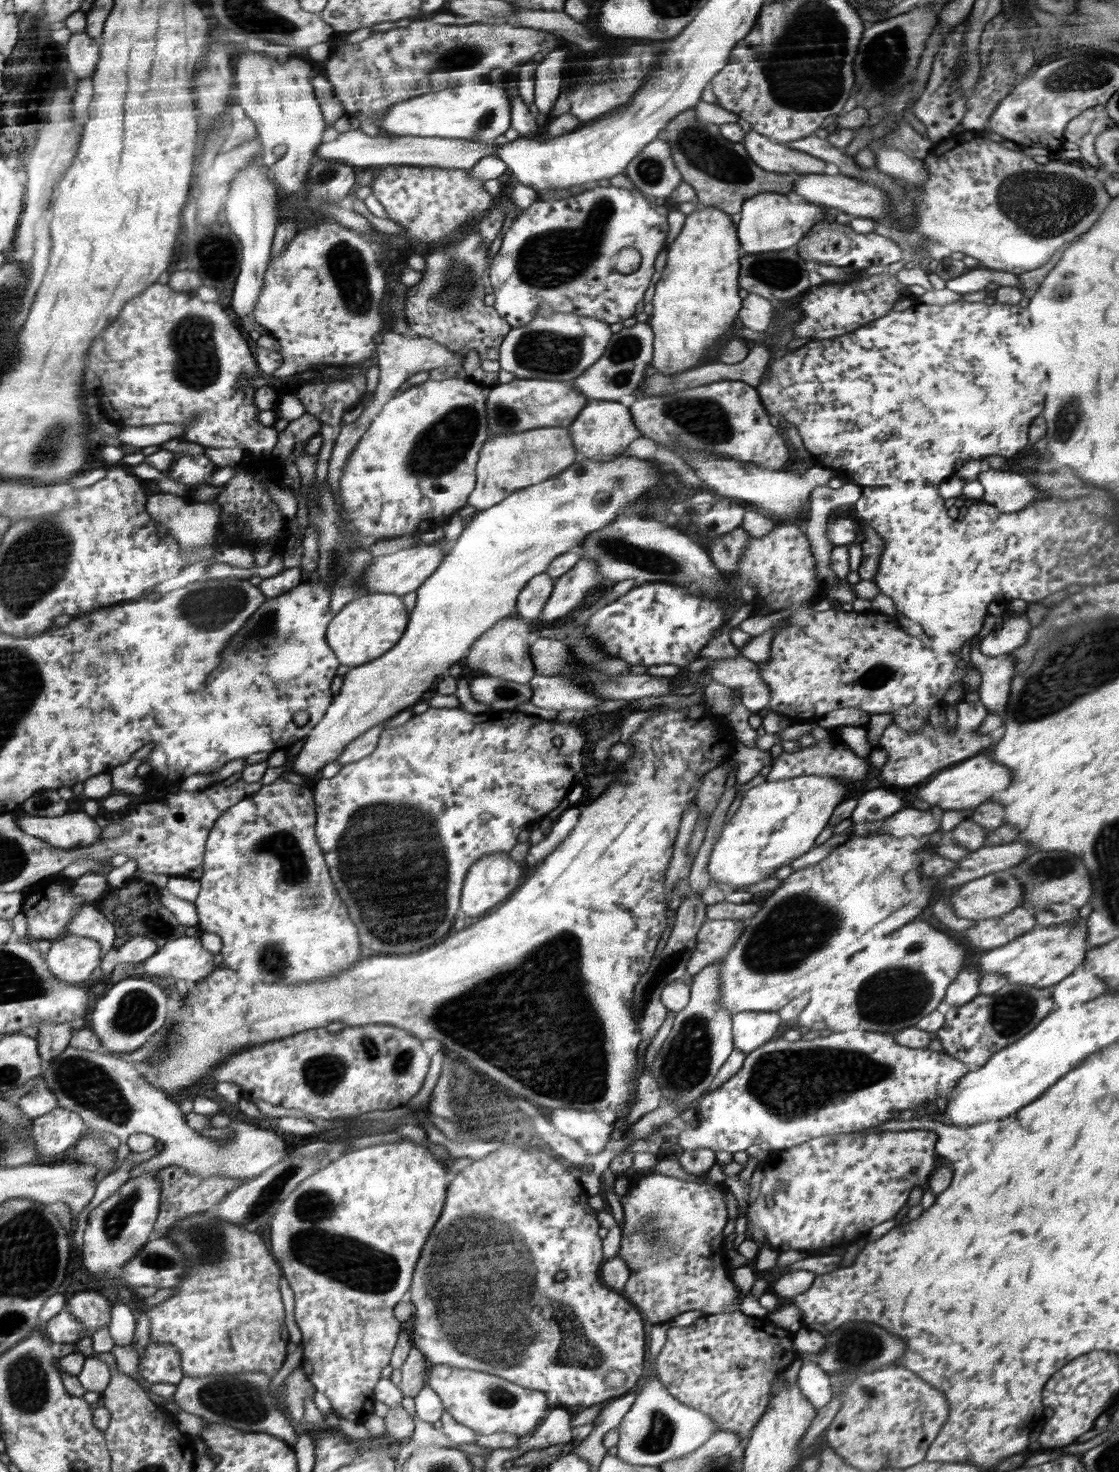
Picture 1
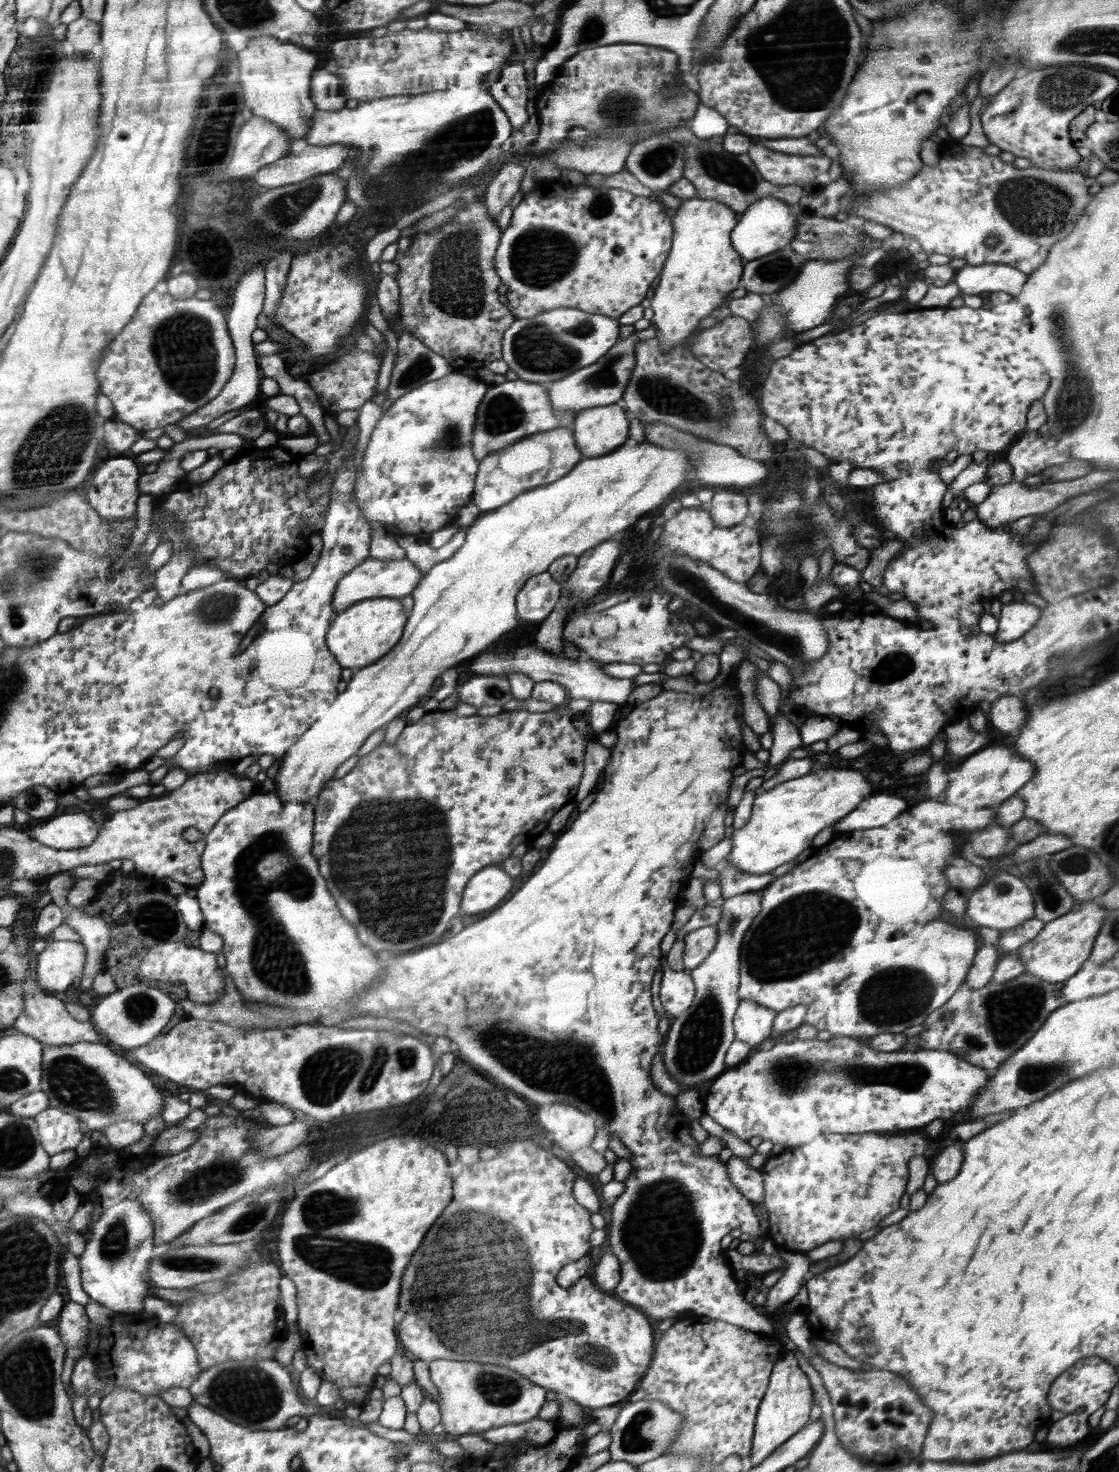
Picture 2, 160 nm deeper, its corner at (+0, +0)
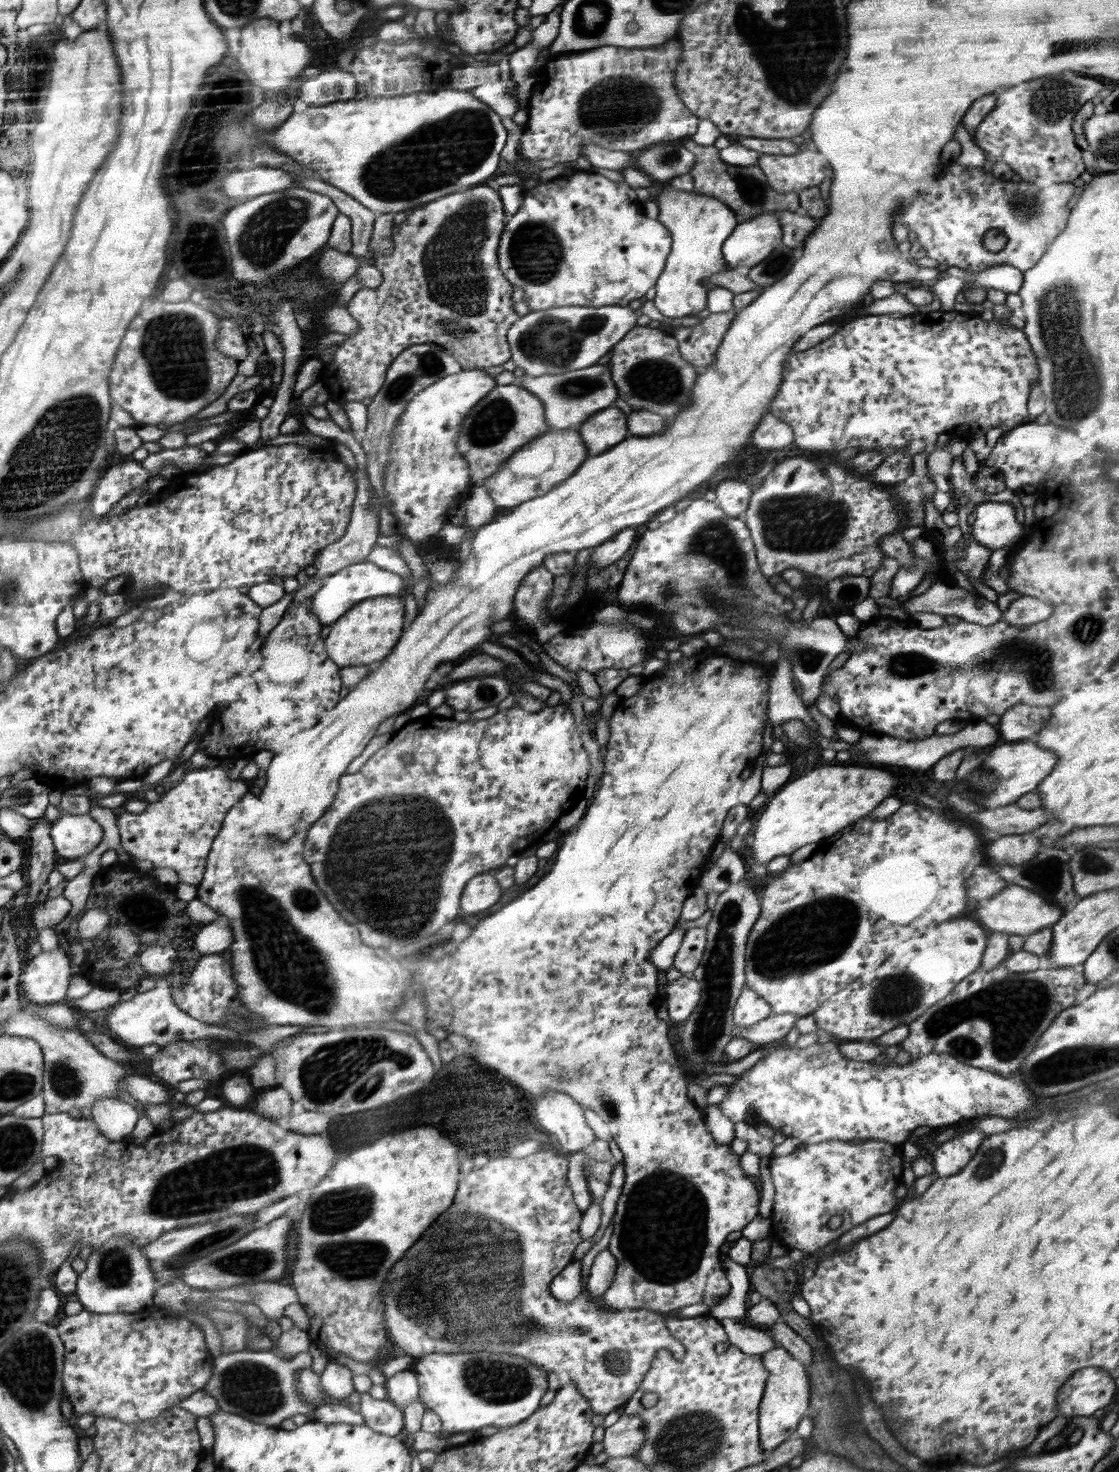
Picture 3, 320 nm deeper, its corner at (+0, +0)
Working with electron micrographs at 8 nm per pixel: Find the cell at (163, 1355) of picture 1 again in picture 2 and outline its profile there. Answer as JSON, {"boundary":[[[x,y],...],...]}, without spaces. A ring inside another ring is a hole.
{"boundary":[[[120,1313],[113,1316],[102,1328],[90,1322],[87,1341],[86,1352],[74,1363],[70,1387],[75,1394],[86,1394],[87,1398],[100,1394],[102,1399],[121,1387],[131,1388],[144,1396],[156,1396],[176,1387],[188,1389],[202,1372],[196,1346],[193,1346],[185,1330],[172,1323],[162,1323],[156,1317]]]}

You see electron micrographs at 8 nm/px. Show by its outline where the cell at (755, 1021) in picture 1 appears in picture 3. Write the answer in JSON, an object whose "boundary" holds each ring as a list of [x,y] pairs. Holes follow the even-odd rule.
{"boundary":[[[744,988],[735,1006],[737,1027],[749,1027],[772,1015],[771,1006],[755,990]]]}

